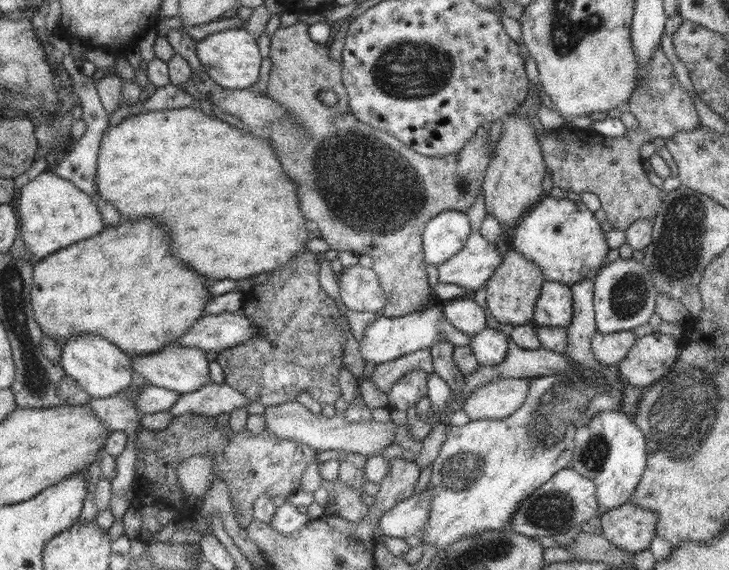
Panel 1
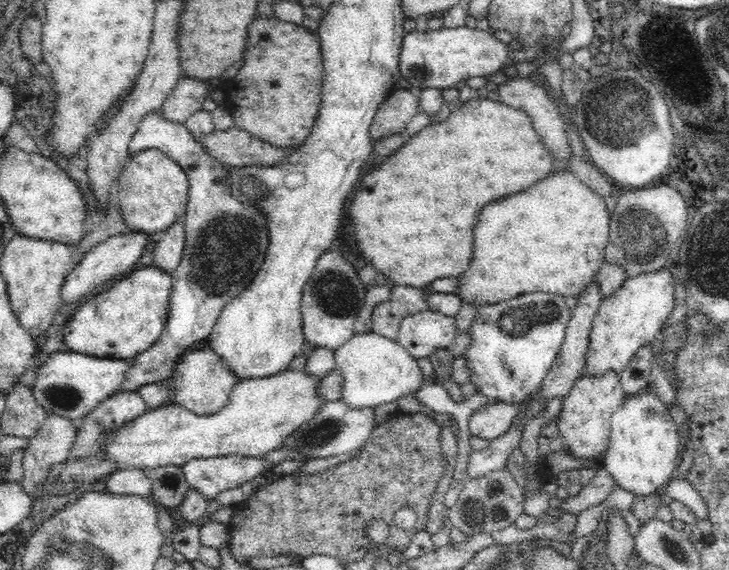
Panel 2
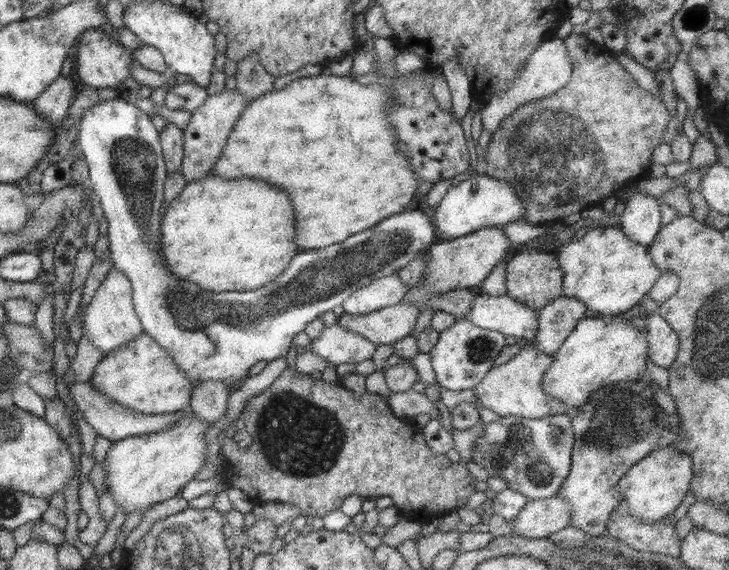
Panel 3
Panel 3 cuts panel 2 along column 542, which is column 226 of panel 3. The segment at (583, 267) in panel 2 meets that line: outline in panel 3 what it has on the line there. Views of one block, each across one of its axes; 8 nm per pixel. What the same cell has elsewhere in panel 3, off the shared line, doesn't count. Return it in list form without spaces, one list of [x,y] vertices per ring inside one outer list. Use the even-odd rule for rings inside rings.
[[[213,174],[187,182],[183,190],[165,208],[161,217],[160,253],[168,271],[180,279],[211,292],[247,291],[273,282],[296,255],[293,206],[287,192],[253,178],[223,180]]]

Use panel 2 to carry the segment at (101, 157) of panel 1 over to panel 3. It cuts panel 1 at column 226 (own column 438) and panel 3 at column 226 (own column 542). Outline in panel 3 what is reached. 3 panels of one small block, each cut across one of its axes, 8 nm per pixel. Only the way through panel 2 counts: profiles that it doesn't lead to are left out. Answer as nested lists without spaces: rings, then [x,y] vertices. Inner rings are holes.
[[[325,71],[319,75],[298,78],[287,84],[287,86],[283,86],[281,90],[267,92],[249,102],[247,108],[241,112],[233,128],[231,128],[225,148],[223,148],[219,158],[215,161],[212,170],[217,176],[227,178],[227,180],[241,178],[241,176],[257,178],[257,174],[259,174],[259,180],[275,184],[281,190],[287,190],[289,198],[291,198],[291,204],[293,204],[293,210],[295,210],[295,224],[297,224],[297,236],[295,236],[294,243],[300,250],[323,248],[333,243],[339,243],[356,232],[371,228],[373,224],[387,219],[388,216],[400,214],[404,208],[407,208],[411,204],[413,197],[416,199],[419,198],[415,193],[415,188],[417,188],[417,180],[420,180],[420,178],[410,169],[406,156],[402,155],[395,148],[397,135],[386,115],[386,108],[388,108],[388,104],[392,100],[394,100],[392,88],[389,86],[389,83],[384,83],[383,81],[361,85],[353,79],[351,74],[348,76],[335,76]]]

